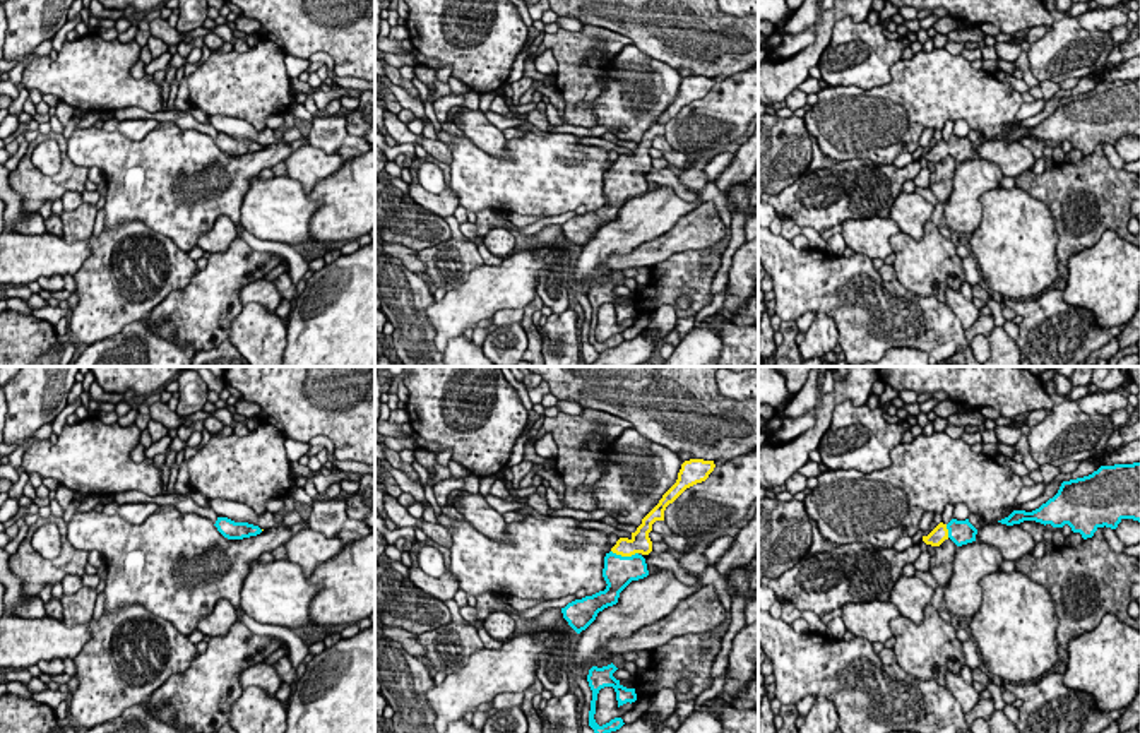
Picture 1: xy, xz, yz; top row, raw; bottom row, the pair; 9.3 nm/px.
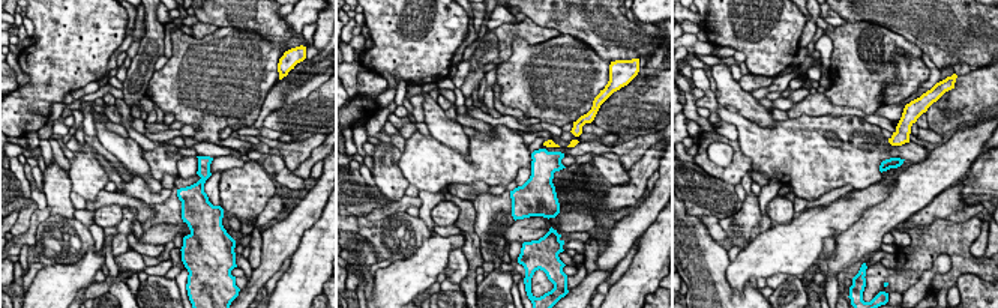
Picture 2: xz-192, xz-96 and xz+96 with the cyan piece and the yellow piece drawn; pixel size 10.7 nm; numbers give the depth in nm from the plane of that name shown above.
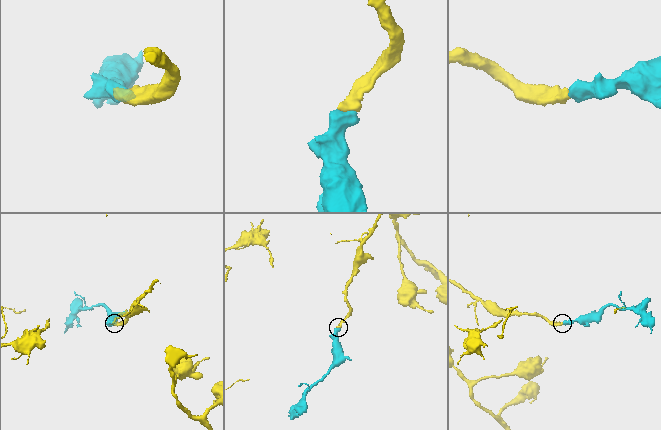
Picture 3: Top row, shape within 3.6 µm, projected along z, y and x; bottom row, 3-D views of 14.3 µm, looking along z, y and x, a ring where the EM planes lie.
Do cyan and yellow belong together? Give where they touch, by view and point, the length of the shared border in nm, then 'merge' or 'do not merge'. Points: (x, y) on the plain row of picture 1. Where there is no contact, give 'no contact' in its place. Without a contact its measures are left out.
xz (625, 173) | 260 nm | merge

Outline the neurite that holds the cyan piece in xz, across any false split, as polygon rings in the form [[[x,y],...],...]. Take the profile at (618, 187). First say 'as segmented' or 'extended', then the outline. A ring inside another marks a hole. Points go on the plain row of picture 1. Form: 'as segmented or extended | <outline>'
extended | [[[690,75],[681,80],[676,99],[662,111],[659,120],[642,135],[632,154],[620,154],[604,173],[603,194],[606,206],[582,216],[575,216],[561,224],[563,235],[580,250],[608,223],[618,219],[620,209],[632,199],[649,192],[645,171],[652,168],[649,149],[656,137],[664,137],[664,127],[686,104],[702,99],[714,87],[714,77]]]

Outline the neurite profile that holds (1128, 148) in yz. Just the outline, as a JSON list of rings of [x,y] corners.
[[[1121,135],[1114,149],[1125,163],[1133,163],[1140,159],[1140,139],[1138,137]]]

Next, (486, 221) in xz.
[[[484,209],[481,212],[476,212],[476,224],[479,229],[479,236],[484,236],[490,229],[493,228],[505,228],[515,236],[515,247],[514,252],[519,250],[531,250],[534,247],[534,236],[532,235],[522,235],[519,228],[510,223],[508,219],[496,219],[495,218],[496,211]]]

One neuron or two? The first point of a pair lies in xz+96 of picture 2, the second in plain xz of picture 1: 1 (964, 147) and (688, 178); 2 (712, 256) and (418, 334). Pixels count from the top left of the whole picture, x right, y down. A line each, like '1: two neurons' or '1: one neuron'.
1: one neuron
2: one neuron

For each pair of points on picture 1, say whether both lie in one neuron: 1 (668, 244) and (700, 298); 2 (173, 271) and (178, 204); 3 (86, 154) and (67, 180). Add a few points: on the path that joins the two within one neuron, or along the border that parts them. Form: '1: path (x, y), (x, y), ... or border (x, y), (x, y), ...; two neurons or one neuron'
1: border (709, 247), (675, 252), (649, 268); two neurons
2: border (141, 221), (166, 235), (187, 254); two neurons
3: border (65, 139), (65, 154), (74, 163), (88, 168); two neurons

